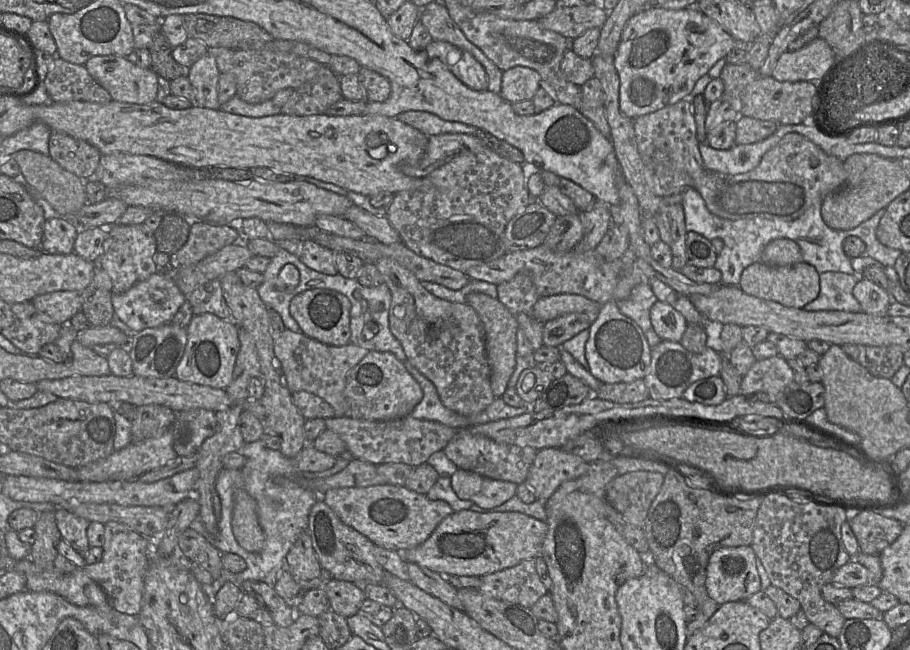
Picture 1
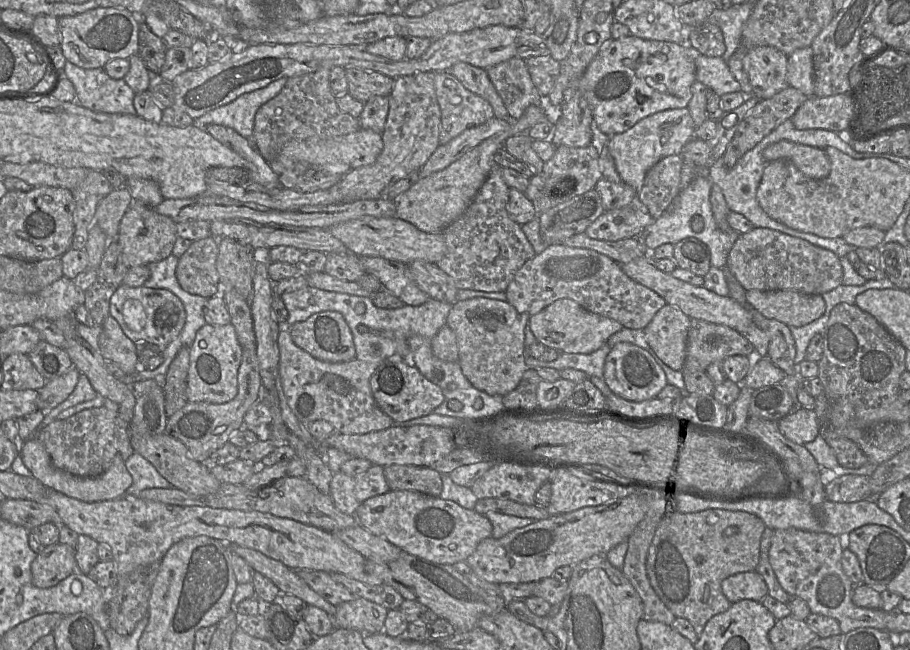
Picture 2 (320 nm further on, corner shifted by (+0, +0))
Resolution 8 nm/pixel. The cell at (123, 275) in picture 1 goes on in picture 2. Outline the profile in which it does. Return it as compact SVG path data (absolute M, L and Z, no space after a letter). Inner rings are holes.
M139 201L131 204L119 224L118 243L129 269L167 258L172 254L177 237L176 223L171 218L157 213L154 208Z

